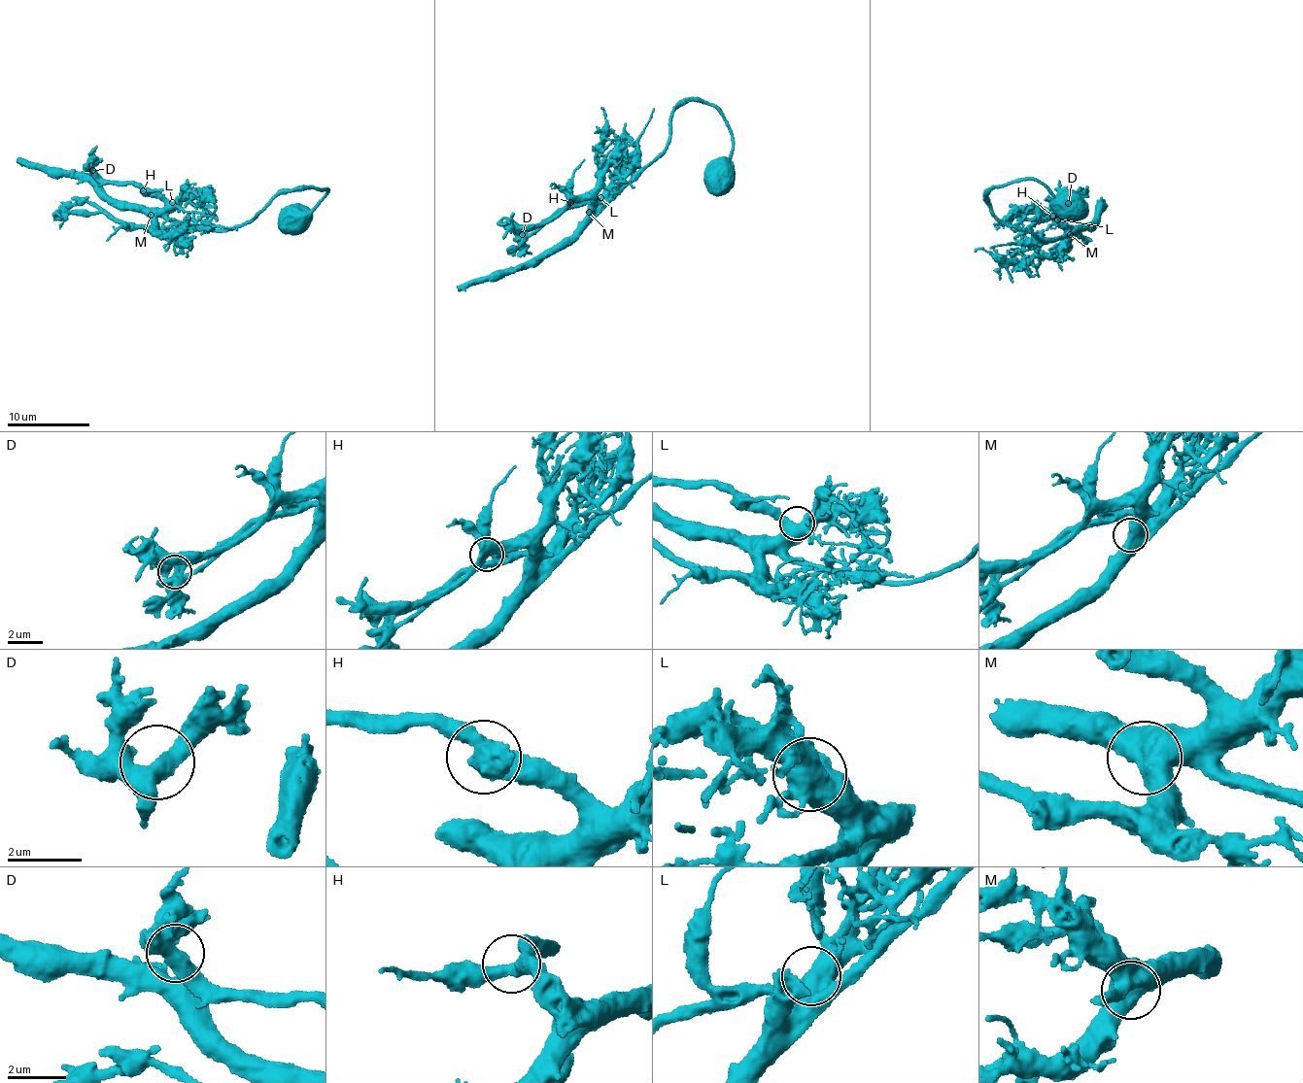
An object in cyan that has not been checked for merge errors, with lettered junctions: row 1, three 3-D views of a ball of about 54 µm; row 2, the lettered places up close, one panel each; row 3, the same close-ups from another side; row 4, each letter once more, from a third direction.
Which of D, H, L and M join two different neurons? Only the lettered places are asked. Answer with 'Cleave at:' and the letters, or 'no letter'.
Cleave at: no letter

